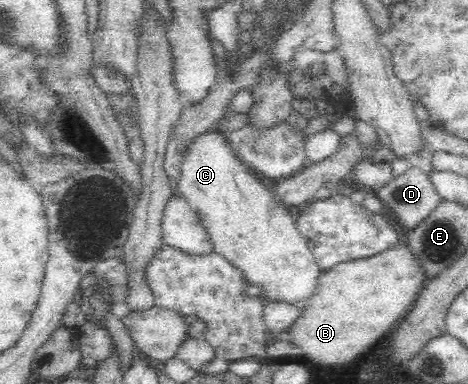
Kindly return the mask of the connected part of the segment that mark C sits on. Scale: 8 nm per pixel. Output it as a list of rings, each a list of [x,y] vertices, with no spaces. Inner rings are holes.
[[[213,129],[198,137],[191,145],[182,163],[177,185],[177,194],[186,200],[208,231],[214,251],[239,270],[247,283],[259,287],[258,297],[269,304],[287,304],[303,311],[306,303],[316,294],[318,279],[323,270],[318,266],[314,251],[309,249],[307,242],[297,231],[293,217],[286,207],[271,196],[271,187],[266,187],[244,169],[221,131]]]

